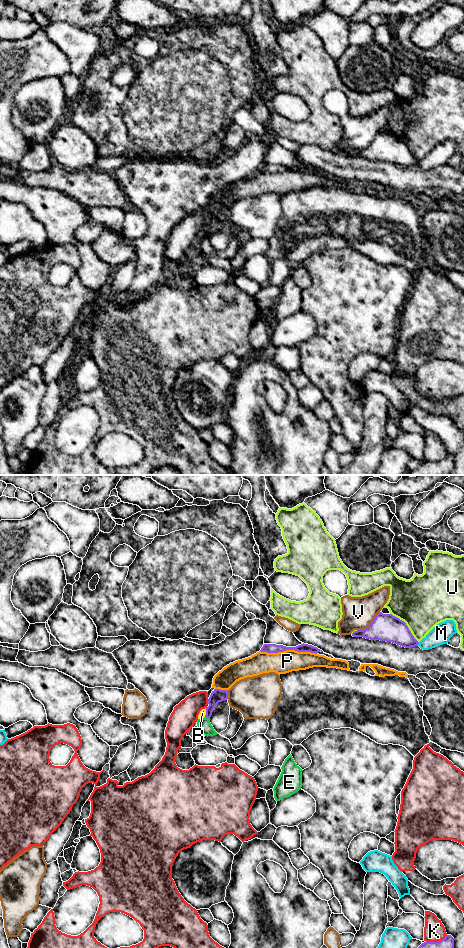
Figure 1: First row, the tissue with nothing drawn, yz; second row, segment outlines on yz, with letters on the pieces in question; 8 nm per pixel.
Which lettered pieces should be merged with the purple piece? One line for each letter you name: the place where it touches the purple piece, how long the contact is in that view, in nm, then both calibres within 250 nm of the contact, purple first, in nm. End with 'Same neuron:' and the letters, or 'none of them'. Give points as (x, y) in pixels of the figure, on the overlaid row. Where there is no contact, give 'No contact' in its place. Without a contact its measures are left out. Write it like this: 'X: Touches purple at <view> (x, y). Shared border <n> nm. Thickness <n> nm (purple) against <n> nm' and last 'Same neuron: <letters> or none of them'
Same neuron: none of them

